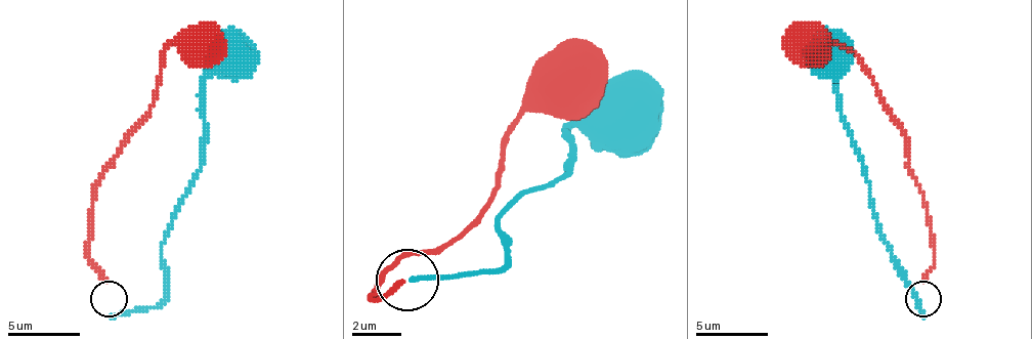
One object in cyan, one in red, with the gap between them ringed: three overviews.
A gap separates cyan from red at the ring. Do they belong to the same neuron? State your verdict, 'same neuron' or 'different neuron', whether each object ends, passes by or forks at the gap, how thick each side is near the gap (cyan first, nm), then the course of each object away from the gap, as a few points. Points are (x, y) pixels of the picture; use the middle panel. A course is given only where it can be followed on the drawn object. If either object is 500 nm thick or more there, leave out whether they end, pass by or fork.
different neuron; cyan ends there; red ends there; 200 nm thick on the cyan side, 180 nm on the other; cyan runs (410, 280), (472, 273), (503, 261), (497, 217), (565, 174), (571, 131), (621, 112); red runs (403, 280), (373, 298), (403, 255), (441, 249), (484, 205), (497, 186), (522, 99), (565, 56), (602, 50)

